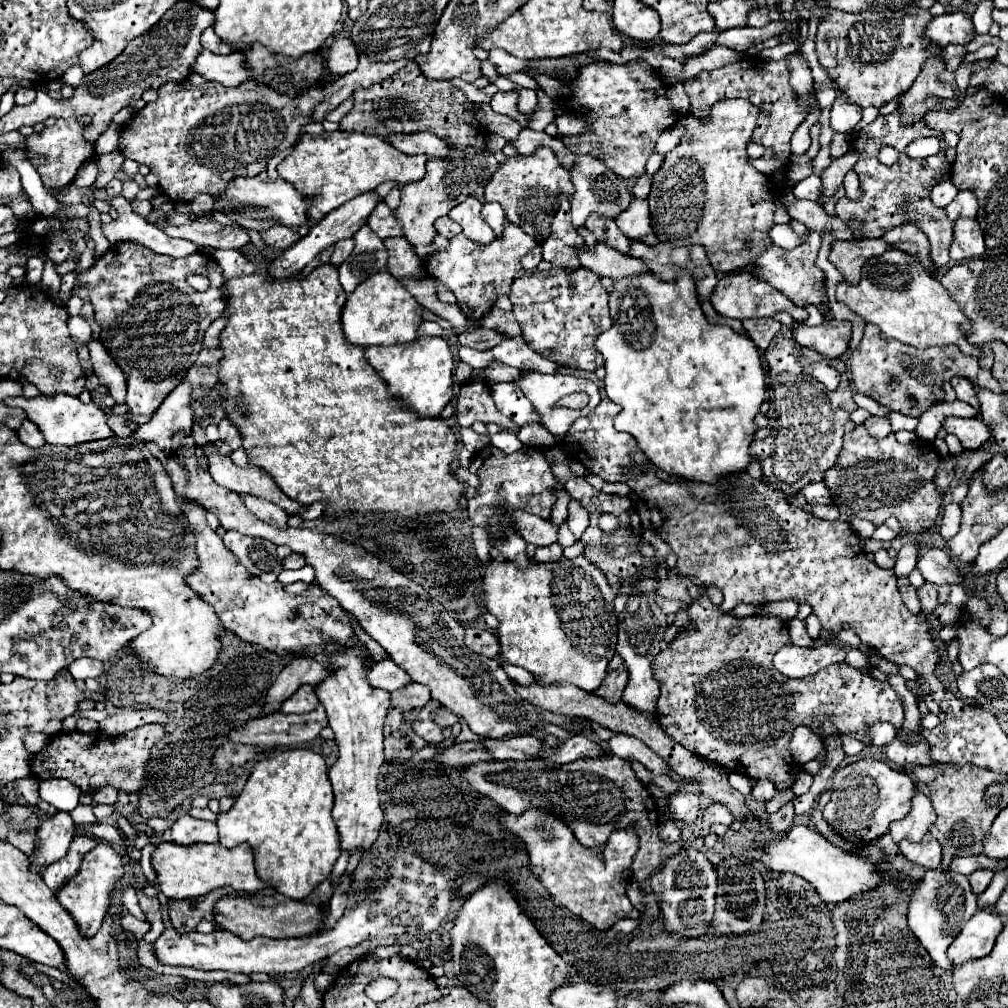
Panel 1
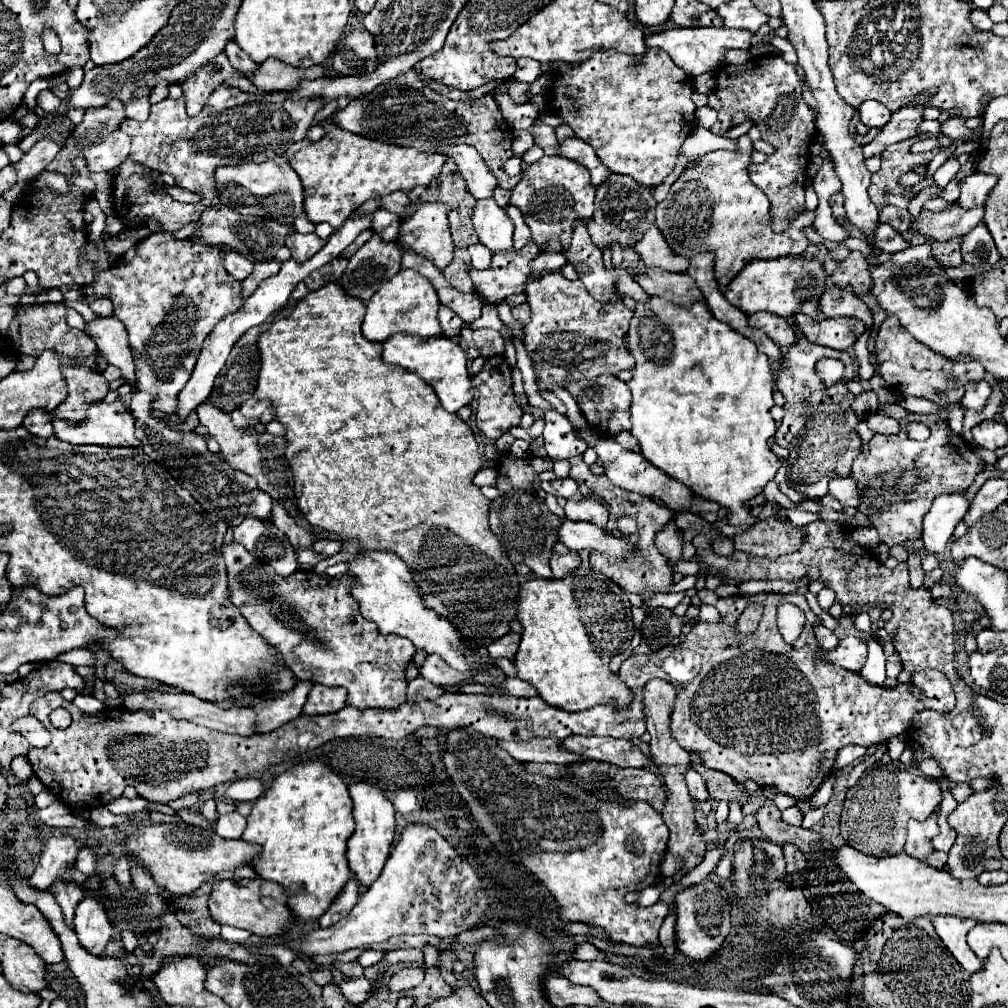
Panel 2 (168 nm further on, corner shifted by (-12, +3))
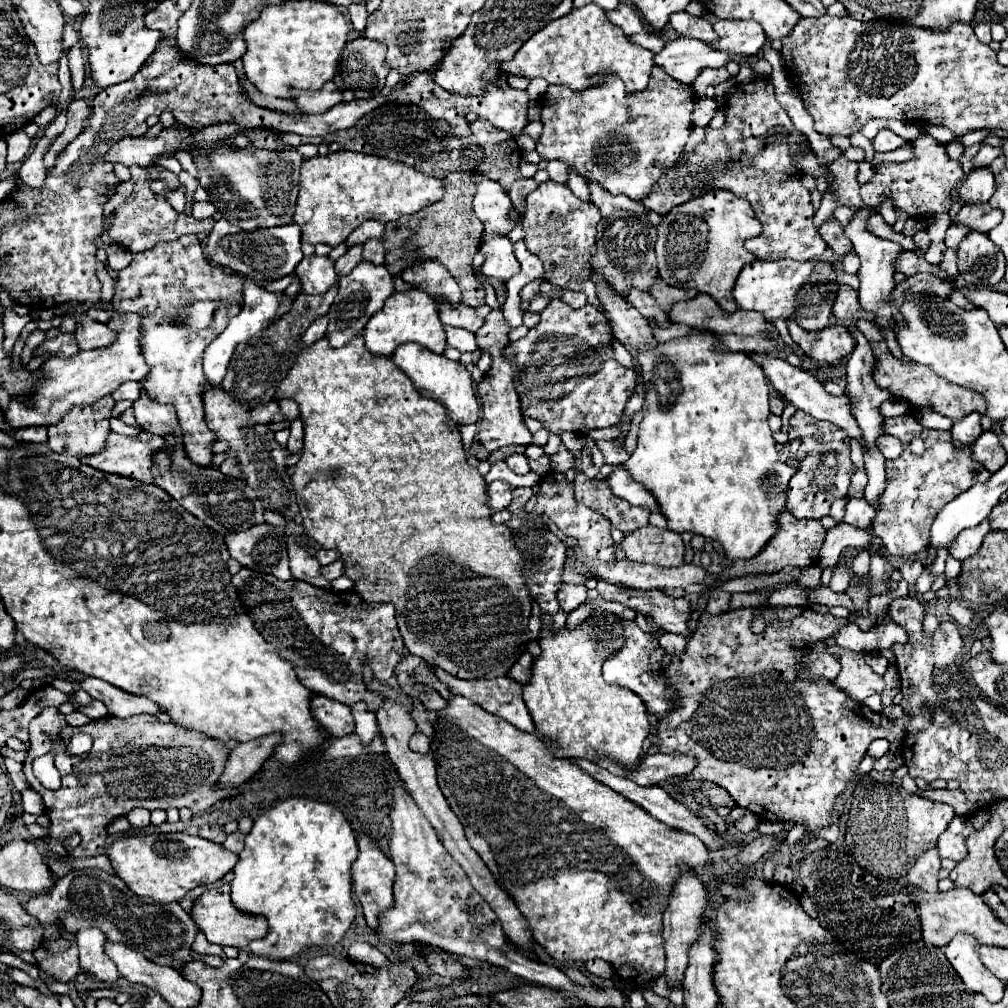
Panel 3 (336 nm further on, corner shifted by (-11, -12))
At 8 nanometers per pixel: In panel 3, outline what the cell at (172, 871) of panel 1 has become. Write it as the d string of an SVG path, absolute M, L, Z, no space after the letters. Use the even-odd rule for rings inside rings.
M182 832L120 838L108 848L108 858L116 868L118 876L134 894L154 898L160 904L178 902L190 890L220 880L238 862L238 856L222 848L220 844Z

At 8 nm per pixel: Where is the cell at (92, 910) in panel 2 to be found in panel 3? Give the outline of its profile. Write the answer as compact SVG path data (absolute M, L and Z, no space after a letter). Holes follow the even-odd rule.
M86 928L86 930L76 932L76 938L78 938L78 948L80 948L82 972L110 984L116 982L118 970L104 952L104 944L106 944L104 932L100 932L100 928Z

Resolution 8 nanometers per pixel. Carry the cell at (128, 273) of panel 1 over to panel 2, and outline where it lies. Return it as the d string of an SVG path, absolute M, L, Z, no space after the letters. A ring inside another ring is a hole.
M151 233L147 239L135 243L123 257L117 259L117 263L107 269L107 271L99 271L97 273L97 281L93 283L93 291L97 295L105 295L113 301L113 315L117 319L123 321L123 325L127 327L129 331L129 345L133 349L133 357L135 357L135 373L137 373L137 381L135 381L135 389L137 391L145 391L145 393L153 393L157 395L159 399L153 403L153 409L161 411L161 413L167 413L167 415L173 415L177 411L177 397L179 397L179 391L187 385L193 369L195 369L195 361L201 353L201 341L205 341L205 337L209 335L209 329L213 329L213 325L217 325L217 321L221 321L221 317L225 317L225 313L231 313L233 309L239 309L243 305L243 297L241 297L241 283L239 281L233 281L233 277L229 277L227 269L223 267L223 253L219 247L211 247L211 245L205 245L205 243L199 243L199 241L193 241L193 239L175 239L171 233Z

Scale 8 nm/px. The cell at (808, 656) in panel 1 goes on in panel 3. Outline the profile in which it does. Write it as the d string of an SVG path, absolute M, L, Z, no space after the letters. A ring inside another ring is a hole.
M842 650L840 664L842 664L842 672L834 680L834 684L842 688L850 698L856 698L858 702L862 702L872 692L884 690L882 676L872 672L872 668L864 662L862 654L852 650Z

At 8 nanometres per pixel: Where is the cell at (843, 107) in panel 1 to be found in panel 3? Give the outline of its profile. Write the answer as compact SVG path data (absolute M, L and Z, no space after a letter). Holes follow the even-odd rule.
M880 130L876 134L876 138L872 140L872 146L876 152L888 152L888 150L896 150L904 144L904 140L900 136L896 136L892 130Z

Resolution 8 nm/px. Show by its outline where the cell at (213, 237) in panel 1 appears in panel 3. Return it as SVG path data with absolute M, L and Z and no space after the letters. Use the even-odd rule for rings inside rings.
M222 218L222 220L214 222L214 228L206 238L206 252L214 264L228 266L236 274L242 274L244 278L250 278L256 284L264 286L272 280L278 280L282 276L288 276L294 272L298 262L304 258L300 244L302 244L302 240L300 240L298 224L266 228L266 230L258 228L252 232L244 232L242 228L236 228Z

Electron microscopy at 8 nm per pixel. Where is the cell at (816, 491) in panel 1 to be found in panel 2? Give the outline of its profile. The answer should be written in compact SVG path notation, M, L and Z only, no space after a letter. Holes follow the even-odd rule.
M853 477L831 479L829 493L845 507L859 507L859 491L857 491L857 481Z

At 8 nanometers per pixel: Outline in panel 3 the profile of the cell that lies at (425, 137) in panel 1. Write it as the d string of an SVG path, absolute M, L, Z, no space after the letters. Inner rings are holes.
M474 174L476 194L472 210L476 218L484 224L486 234L508 234L512 230L512 222L508 218L508 212L512 208L512 202L508 194L500 188L498 182L488 180L482 174Z

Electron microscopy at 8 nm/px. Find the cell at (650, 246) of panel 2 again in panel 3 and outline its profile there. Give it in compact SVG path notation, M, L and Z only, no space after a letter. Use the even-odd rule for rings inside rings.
M660 276L656 278L656 284L652 284L652 288L648 290L654 298L656 298L656 302L660 304L660 308L668 314L668 310L670 310L670 306L674 304L674 302L678 302L678 300L688 300L688 298L694 298L698 292L696 290L684 290L684 288L672 288L672 286L668 286L668 284L664 284L662 280L660 280Z

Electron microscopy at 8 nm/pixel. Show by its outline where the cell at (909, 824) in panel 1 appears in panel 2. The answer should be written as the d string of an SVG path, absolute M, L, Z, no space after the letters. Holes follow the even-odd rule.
M933 813L933 817L929 817L927 821L909 821L905 853L919 861L925 861L933 853L931 839L935 835L937 835L937 813Z

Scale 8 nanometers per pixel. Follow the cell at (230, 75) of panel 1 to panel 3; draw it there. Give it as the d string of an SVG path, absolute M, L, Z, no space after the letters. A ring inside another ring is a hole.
M328 82L316 92L292 92L292 102L302 108L304 114L322 114L342 102L342 92L334 82Z

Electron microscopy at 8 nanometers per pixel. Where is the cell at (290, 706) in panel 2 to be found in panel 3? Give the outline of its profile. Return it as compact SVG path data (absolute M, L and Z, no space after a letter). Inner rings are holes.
M278 732L250 742L240 742L228 756L224 774L220 776L220 784L236 786L250 780L250 776L260 770L266 756L272 756L278 742L282 742L282 734Z

